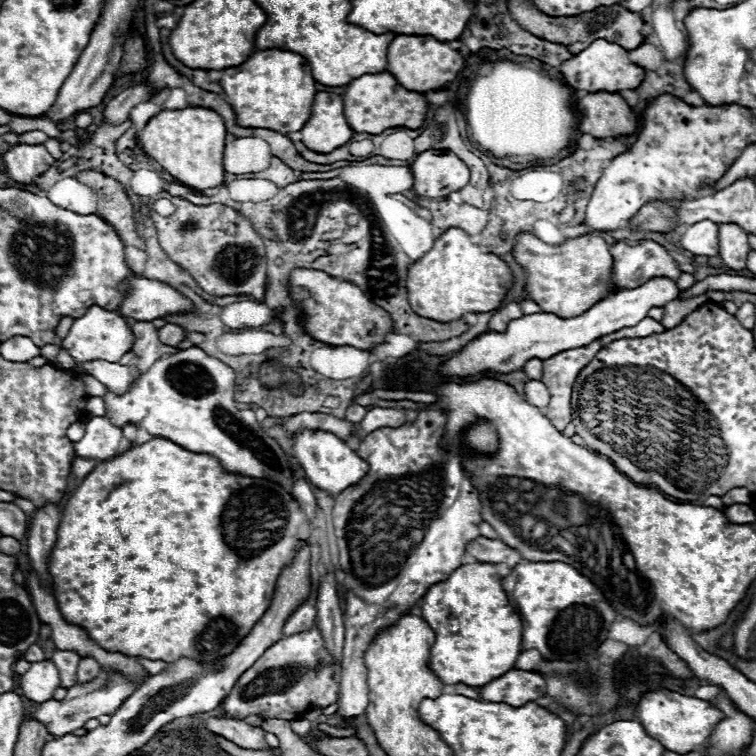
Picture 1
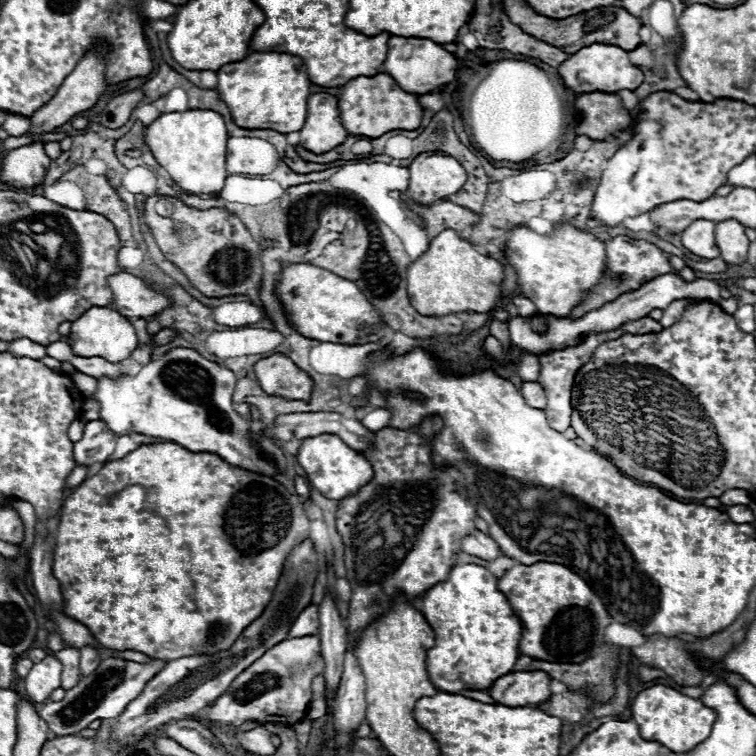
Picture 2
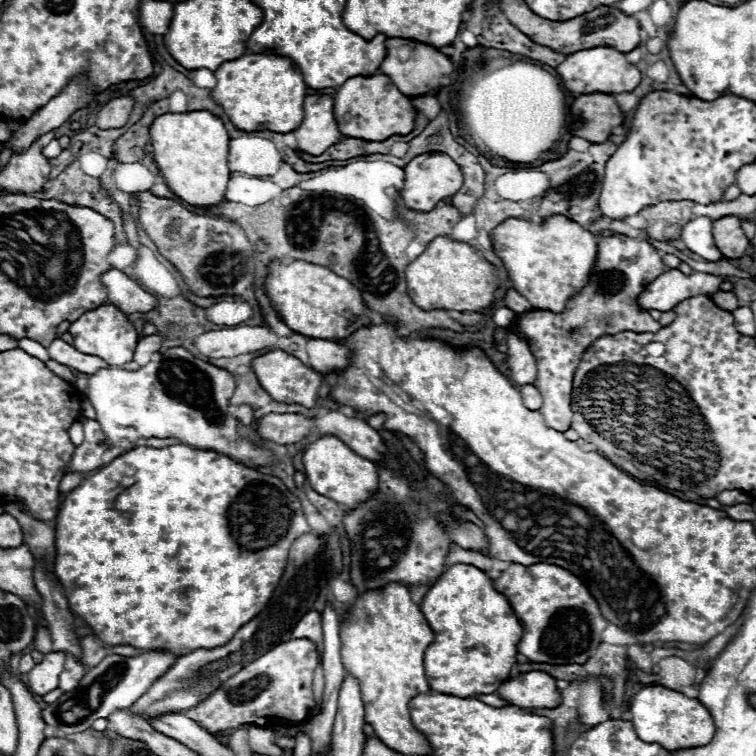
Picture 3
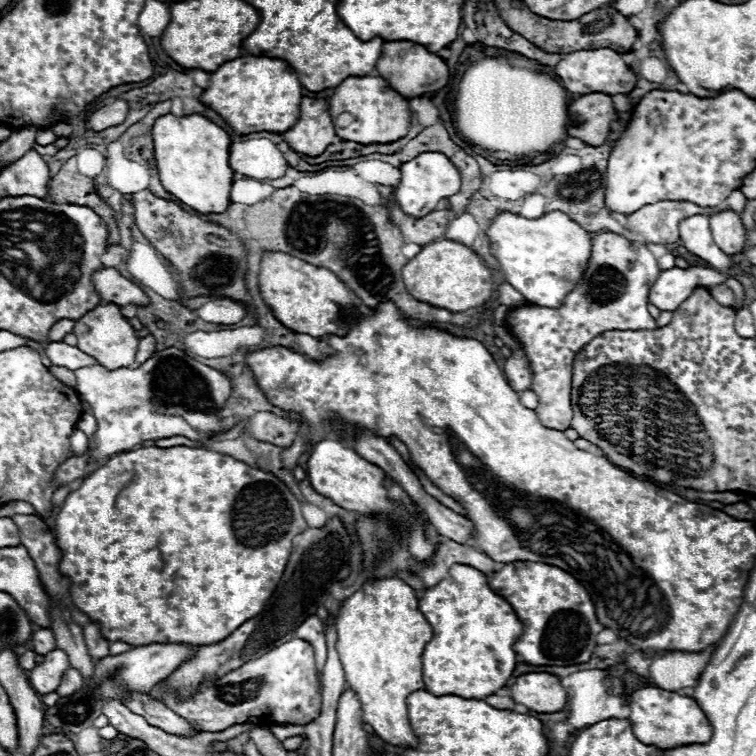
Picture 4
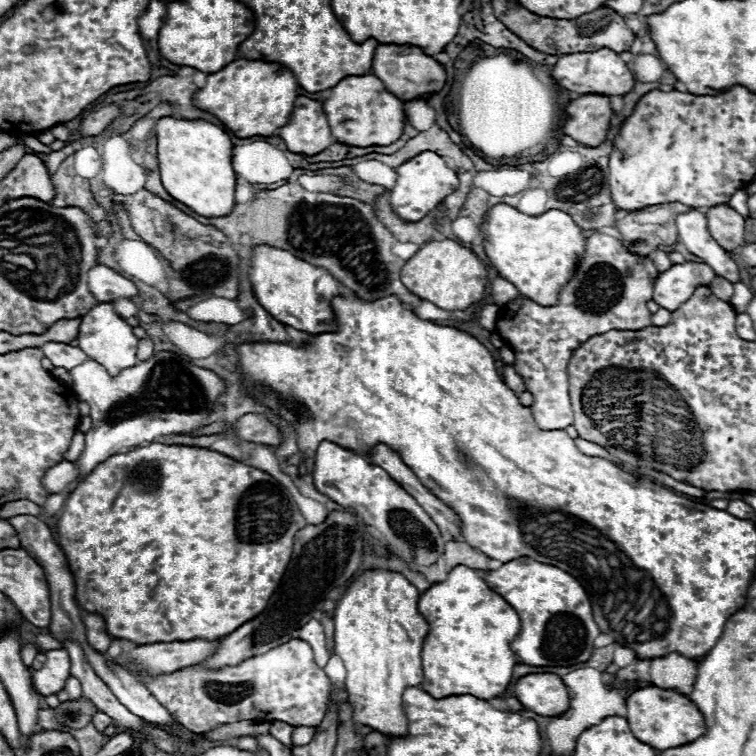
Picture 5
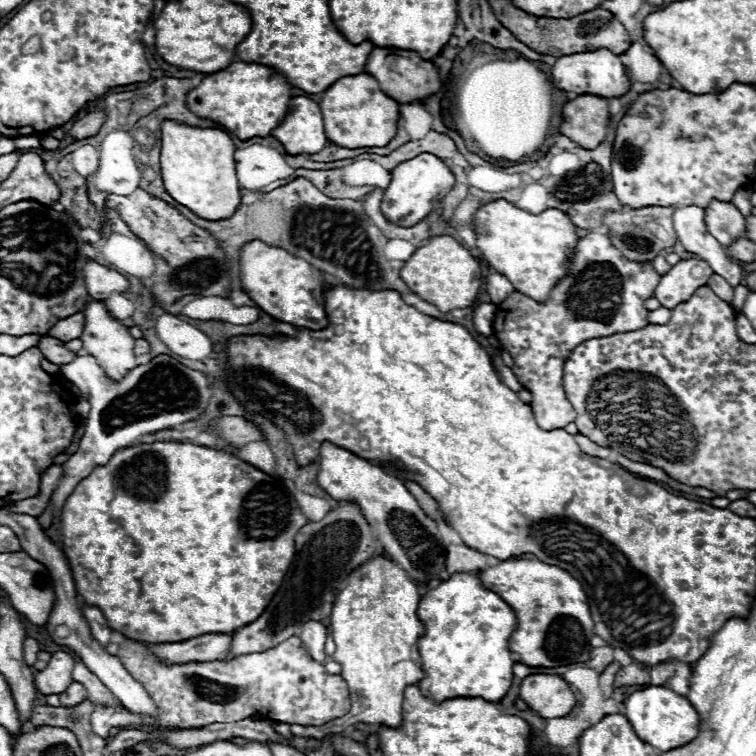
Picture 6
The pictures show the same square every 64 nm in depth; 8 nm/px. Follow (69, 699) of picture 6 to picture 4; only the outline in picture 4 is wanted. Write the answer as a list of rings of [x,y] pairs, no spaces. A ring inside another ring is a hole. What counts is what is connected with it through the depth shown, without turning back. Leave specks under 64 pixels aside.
[[[68,668],[66,674],[64,674],[64,678],[62,678],[62,684],[60,684],[60,688],[58,688],[56,692],[58,692],[58,696],[72,696],[72,694],[78,692],[82,686],[84,686],[84,684],[82,684],[80,672],[74,670],[74,668]]]

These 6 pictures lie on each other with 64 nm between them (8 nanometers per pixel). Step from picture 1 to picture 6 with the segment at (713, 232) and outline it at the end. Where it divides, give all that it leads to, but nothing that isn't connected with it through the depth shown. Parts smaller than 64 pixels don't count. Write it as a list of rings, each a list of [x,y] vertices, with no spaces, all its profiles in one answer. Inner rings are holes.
[[[678,206],[672,216],[678,242],[692,254],[700,256],[720,274],[732,288],[742,282],[742,268],[724,254],[724,248],[708,234],[704,224],[704,210],[698,206]]]

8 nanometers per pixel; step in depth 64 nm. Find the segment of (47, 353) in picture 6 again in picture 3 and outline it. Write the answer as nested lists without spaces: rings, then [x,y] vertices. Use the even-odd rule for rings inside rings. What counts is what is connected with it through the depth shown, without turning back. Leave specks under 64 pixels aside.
[[[56,338],[50,346],[48,346],[48,354],[52,360],[56,360],[58,364],[64,364],[64,366],[70,366],[78,372],[84,372],[84,374],[94,374],[98,368],[108,368],[108,364],[96,356],[88,356],[88,354],[82,354],[78,352],[74,346],[66,344],[64,340]]]

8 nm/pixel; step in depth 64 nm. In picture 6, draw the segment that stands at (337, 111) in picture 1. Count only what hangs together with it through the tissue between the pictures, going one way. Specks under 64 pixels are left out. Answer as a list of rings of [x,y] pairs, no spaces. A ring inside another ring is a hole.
[[[296,96],[288,104],[284,120],[272,130],[272,136],[284,146],[290,156],[316,154],[326,144],[324,122],[316,102],[304,96]]]

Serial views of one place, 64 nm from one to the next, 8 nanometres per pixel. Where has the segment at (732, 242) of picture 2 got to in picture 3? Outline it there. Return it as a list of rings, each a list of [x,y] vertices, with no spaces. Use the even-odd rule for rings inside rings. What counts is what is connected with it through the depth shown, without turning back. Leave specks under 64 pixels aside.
[[[722,216],[712,222],[714,242],[726,258],[742,258],[748,248],[748,238],[740,226],[740,218]]]

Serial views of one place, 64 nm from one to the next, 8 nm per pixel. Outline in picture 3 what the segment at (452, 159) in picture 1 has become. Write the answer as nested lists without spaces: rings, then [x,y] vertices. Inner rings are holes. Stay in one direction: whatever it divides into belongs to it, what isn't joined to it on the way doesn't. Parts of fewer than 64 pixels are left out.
[[[424,152],[424,154],[412,158],[404,166],[404,172],[406,172],[406,180],[404,180],[404,188],[400,190],[400,196],[406,204],[406,208],[418,210],[418,212],[430,212],[430,208],[434,208],[440,200],[454,196],[464,182],[464,176],[462,176],[462,170],[458,168],[458,164],[444,152]]]

